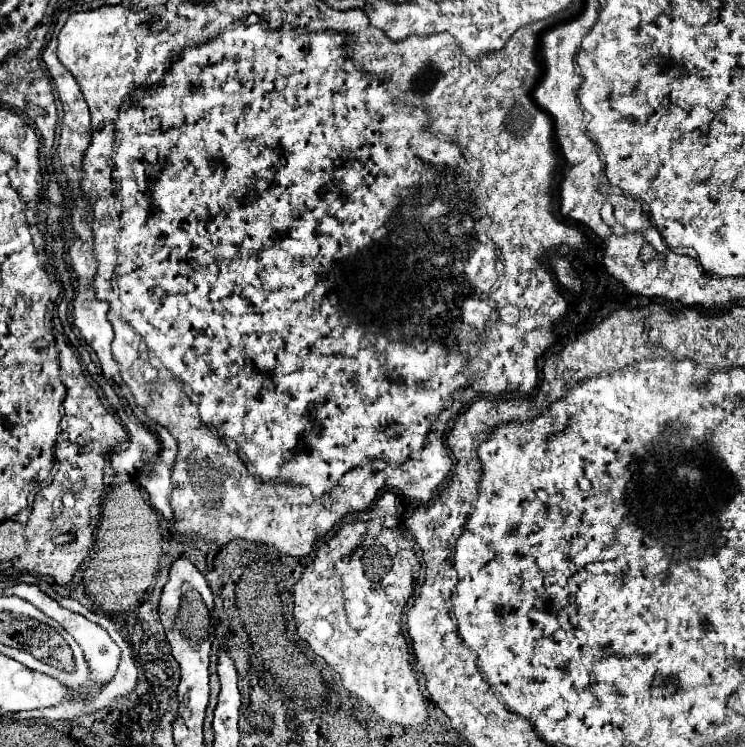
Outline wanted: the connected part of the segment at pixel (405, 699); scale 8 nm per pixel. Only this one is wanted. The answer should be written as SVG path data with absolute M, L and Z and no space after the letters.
M391 491L383 493L383 495L381 495L381 497L379 497L379 499L377 499L369 509L365 509L365 511L361 511L361 513L355 513L353 517L359 517L359 515L365 515L365 517L369 517L369 519L367 519L367 521L349 521L349 523L345 523L345 525L341 527L341 533L337 533L333 539L321 543L321 545L319 545L319 551L315 553L315 561L313 561L309 567L305 567L301 579L293 585L293 617L297 617L299 631L315 631L315 653L317 653L319 657L323 657L323 659L325 659L325 661L327 661L327 663L329 663L329 665L331 665L331 667L333 667L333 669L343 677L343 685L345 685L345 689L347 689L349 693L359 692L361 697L365 697L365 701L371 703L371 709L373 709L377 715L381 715L385 721L389 721L389 723L397 723L397 725L403 725L403 727L409 727L409 729L415 729L415 731L423 731L423 727L425 727L427 721L429 721L429 713L427 713L427 701L425 701L425 697L430 697L428 705L435 705L435 703L433 703L429 691L428 696L424 696L422 689L419 688L418 677L421 673L417 671L417 659L415 659L413 639L411 639L411 635L409 635L409 631L407 631L407 614L405 617L406 627L403 627L404 624L402 623L401 629L401 613L403 613L407 601L409 602L412 600L411 607L413 607L413 601L415 601L415 597L419 595L421 587L423 587L423 583L425 583L425 569L427 569L427 567L425 567L425 561L423 561L423 551L417 547L417 544L410 533L407 533L405 530L401 531L401 527L399 527L399 519L397 519L397 511L395 511L395 495L393 495Z

